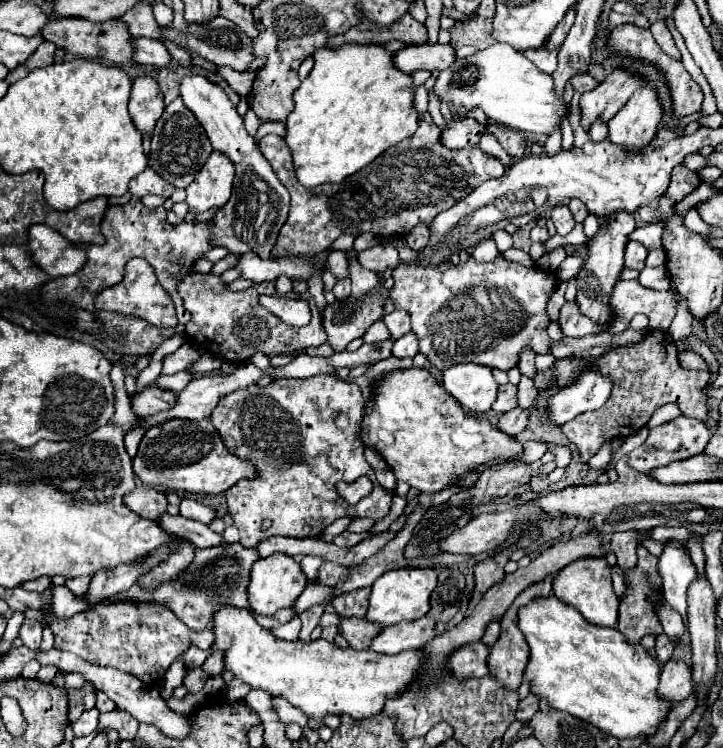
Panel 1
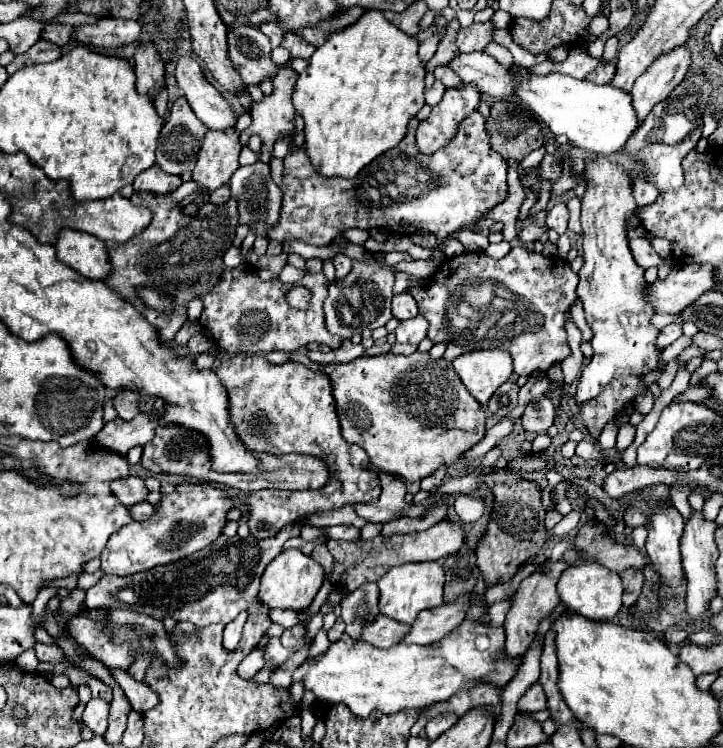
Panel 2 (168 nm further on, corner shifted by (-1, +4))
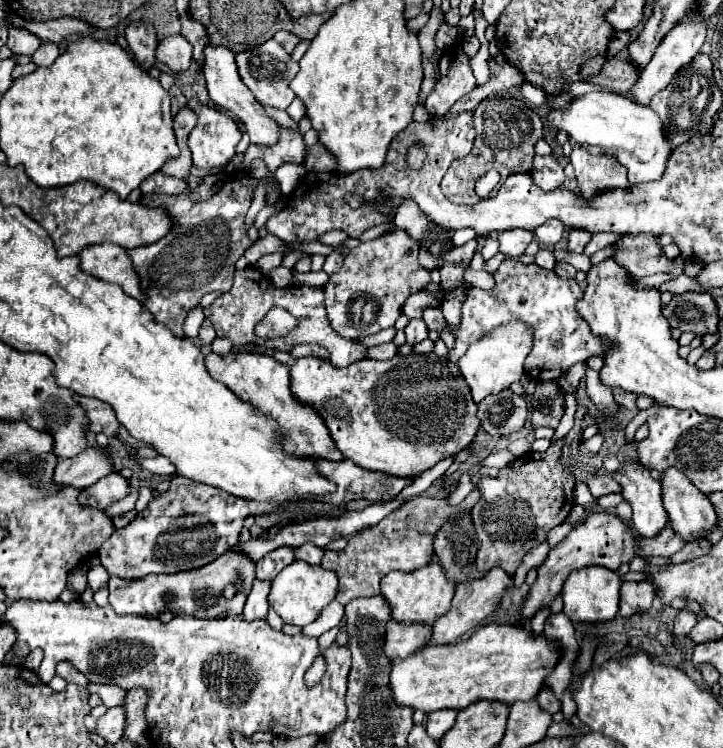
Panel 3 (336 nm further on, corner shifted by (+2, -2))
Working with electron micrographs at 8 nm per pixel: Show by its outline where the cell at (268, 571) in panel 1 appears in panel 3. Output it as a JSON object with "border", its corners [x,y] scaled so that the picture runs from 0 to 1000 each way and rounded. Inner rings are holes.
{"border":[[[405,750],[378,774],[372,790],[372,809],[394,833],[419,838],[425,833],[433,833],[444,820],[444,814],[463,801],[463,790],[466,790],[466,769],[461,763],[452,763],[441,755]]]}

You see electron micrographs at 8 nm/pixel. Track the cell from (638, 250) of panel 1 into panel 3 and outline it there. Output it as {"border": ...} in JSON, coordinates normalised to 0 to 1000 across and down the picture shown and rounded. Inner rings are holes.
{"border":[[[864,314],[853,325],[853,338],[848,346],[862,354],[876,373],[889,373],[906,365],[945,362],[945,346],[923,346],[914,336],[914,328],[903,314]]]}

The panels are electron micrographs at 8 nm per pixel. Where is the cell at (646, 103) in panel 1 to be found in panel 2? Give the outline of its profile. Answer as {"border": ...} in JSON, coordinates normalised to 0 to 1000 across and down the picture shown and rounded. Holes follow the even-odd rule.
{"border":[[[941,60],[918,74],[913,74],[877,111],[874,116],[874,140],[888,162],[899,146],[924,130],[924,124],[949,103],[949,95],[957,84],[954,66]]]}

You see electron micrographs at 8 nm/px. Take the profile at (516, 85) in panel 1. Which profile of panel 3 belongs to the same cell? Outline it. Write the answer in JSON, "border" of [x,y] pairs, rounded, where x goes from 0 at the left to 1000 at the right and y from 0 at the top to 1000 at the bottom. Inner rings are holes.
{"border":[[[817,122],[795,130],[781,143],[759,146],[757,167],[768,178],[784,178],[793,191],[801,191],[817,207],[840,205],[851,210],[862,223],[867,223],[870,247],[881,247],[887,242],[909,242],[920,229],[925,194],[920,189],[917,162],[900,143],[887,143],[859,124]]]}

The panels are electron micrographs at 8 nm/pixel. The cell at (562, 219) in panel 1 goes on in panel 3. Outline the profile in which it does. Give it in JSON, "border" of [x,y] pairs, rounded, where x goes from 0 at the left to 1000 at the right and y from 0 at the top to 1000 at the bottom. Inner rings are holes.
{"border":[[[759,293],[748,303],[740,306],[740,317],[751,328],[768,328],[776,322],[779,309],[781,309],[781,301],[773,293]]]}

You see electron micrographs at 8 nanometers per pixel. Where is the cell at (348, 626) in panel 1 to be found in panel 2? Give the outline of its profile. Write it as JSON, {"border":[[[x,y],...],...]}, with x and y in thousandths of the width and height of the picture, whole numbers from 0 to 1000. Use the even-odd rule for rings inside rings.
{"border":[[[523,822],[515,836],[509,836],[501,846],[501,854],[509,857],[517,865],[537,868],[550,862],[559,854],[559,846],[564,846],[567,836],[559,836],[553,830],[542,830],[539,825]]]}

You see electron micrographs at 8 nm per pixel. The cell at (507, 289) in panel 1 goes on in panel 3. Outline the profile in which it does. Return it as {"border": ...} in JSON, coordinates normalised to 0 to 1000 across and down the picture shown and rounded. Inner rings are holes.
{"border":[[[698,346],[682,370],[685,384],[676,389],[649,384],[638,410],[638,432],[629,440],[615,429],[610,413],[591,410],[585,416],[585,429],[596,443],[604,443],[607,448],[627,443],[629,464],[621,469],[621,480],[627,485],[646,469],[651,459],[712,426],[729,432],[737,440],[740,459],[726,483],[726,499],[740,509],[770,509],[779,499],[787,496],[790,488],[812,483],[817,475],[837,472],[837,459],[820,451],[815,434],[801,424],[795,413],[795,405],[804,397],[804,384],[795,373],[779,373],[768,362],[748,360],[740,352],[726,354],[718,346]]]}

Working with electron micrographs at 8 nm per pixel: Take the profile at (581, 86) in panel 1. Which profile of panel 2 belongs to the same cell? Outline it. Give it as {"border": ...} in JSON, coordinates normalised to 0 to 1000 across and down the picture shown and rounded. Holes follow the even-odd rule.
{"border":[[[844,82],[844,84],[835,84],[835,87],[827,87],[824,92],[819,92],[811,106],[819,108],[819,111],[827,111],[827,114],[835,114],[835,111],[844,111],[846,103],[852,98],[852,84]]]}

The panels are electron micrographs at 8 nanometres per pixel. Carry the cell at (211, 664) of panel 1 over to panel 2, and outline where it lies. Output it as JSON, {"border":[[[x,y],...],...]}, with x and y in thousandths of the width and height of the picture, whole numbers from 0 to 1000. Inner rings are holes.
{"border":[[[332,820],[321,833],[313,836],[313,841],[310,841],[310,865],[313,868],[324,868],[329,862],[332,849],[335,849],[335,838],[337,838],[343,822],[346,820]]]}

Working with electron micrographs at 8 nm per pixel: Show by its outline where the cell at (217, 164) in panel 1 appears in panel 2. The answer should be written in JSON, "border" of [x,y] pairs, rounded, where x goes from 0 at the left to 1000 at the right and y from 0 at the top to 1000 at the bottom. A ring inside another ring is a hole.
{"border":[[[326,172],[285,175],[266,239],[277,245],[288,258],[313,247],[329,223],[332,189]]]}

